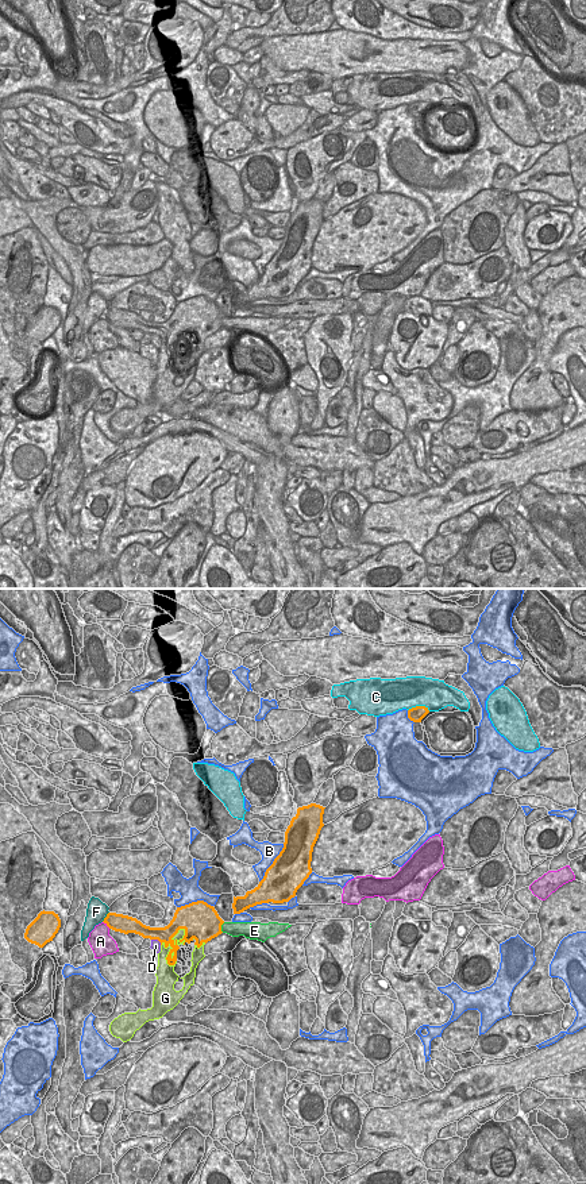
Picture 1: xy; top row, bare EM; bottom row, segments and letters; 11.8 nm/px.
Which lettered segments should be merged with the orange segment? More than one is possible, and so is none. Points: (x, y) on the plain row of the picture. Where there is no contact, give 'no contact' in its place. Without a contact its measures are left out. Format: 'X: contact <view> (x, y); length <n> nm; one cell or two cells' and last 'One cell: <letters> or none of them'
A: contact xy (107, 320); length 130 nm; two cells
B: contact xy (273, 258); length 550 nm; two cells
C: contact xy (419, 101); length 280 nm; two cells
D: contact xy (157, 334); length 140 nm; two cells
E: contact xy (220, 323); length 130 nm; two cells
F: contact xy (105, 312); length 150 nm; two cells
G: contact xy (169, 348); length 340 nm; one cell
One cell: G

